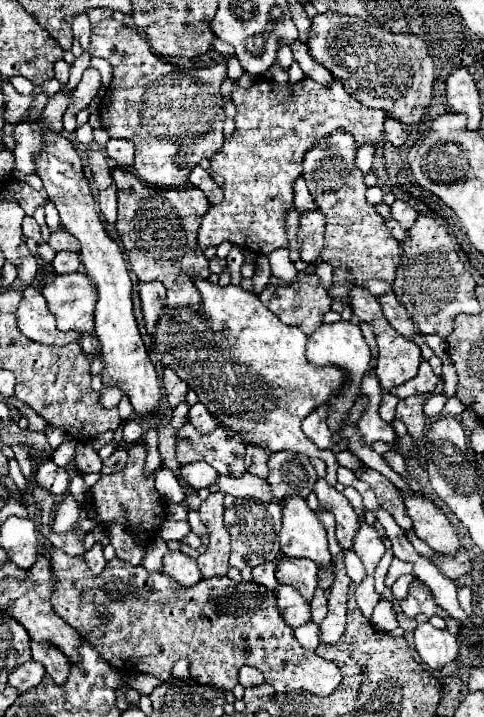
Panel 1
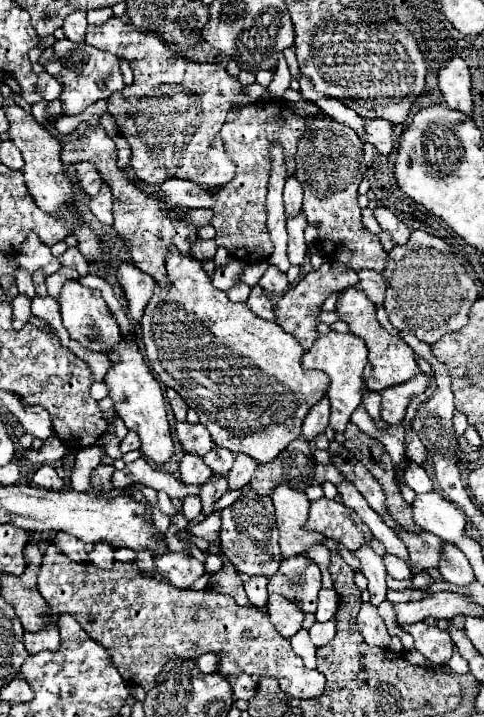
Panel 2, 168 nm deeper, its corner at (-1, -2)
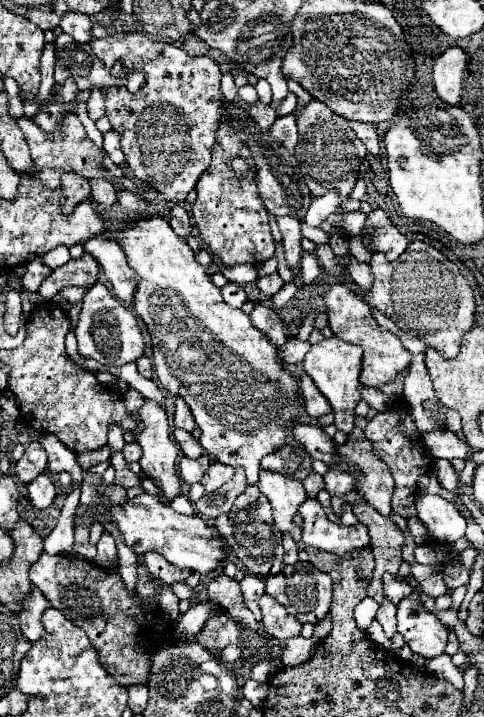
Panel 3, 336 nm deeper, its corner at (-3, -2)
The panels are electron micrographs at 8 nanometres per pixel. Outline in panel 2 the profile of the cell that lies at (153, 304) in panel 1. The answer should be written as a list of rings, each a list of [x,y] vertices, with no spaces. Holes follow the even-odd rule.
[[[123,262],[117,270],[117,282],[123,286],[123,292],[125,292],[125,298],[129,302],[129,314],[135,322],[139,322],[141,318],[141,312],[145,310],[149,298],[153,296],[153,290],[157,288],[157,282],[141,272],[139,268],[135,268],[133,264],[129,262]]]

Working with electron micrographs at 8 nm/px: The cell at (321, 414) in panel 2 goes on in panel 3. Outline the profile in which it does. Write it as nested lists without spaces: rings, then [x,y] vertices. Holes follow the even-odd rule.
[[[301,374],[299,386],[301,386],[301,394],[303,394],[303,406],[311,418],[319,418],[319,416],[331,412],[327,398],[317,390],[317,386],[313,384],[309,374]]]

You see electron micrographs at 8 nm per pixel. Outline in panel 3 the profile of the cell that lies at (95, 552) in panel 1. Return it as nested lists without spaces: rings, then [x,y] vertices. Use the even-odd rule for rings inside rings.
[[[103,532],[101,540],[97,542],[97,558],[95,562],[97,564],[103,564],[103,562],[113,562],[117,558],[117,548],[115,548],[115,540],[109,532]]]

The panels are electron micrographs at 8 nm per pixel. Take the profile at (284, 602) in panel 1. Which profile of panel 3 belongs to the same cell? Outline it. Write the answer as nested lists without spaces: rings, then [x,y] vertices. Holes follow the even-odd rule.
[[[263,594],[263,598],[259,600],[259,608],[263,612],[263,630],[267,636],[275,640],[287,640],[301,634],[299,620],[287,614],[287,610],[269,594]]]

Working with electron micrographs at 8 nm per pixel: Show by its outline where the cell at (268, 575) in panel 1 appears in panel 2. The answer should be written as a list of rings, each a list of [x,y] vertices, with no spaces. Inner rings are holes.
[[[253,576],[245,584],[245,592],[247,592],[249,602],[253,606],[265,606],[265,602],[267,602],[267,578],[265,576]]]

